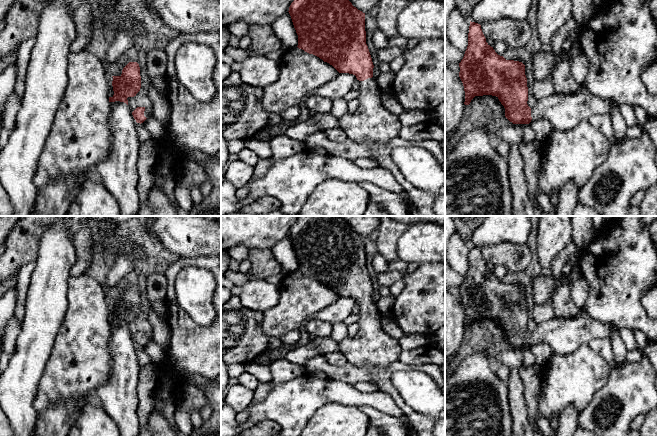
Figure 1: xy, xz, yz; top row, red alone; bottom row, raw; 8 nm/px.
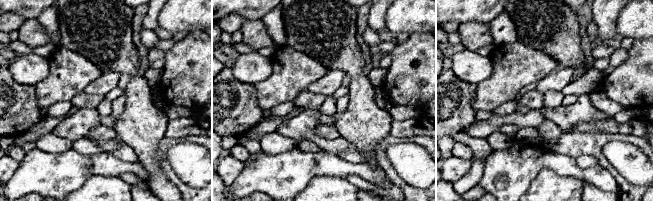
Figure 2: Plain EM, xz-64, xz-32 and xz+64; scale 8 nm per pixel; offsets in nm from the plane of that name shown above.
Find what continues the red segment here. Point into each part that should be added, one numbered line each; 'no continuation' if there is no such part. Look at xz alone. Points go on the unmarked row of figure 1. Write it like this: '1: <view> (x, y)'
1: xz (370, 345)

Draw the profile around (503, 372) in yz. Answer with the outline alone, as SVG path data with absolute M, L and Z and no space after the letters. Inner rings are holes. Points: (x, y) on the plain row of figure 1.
M501 365L498 368L496 374L500 378L500 380L502 380L503 382L507 382L510 376L510 368L508 368L507 366Z

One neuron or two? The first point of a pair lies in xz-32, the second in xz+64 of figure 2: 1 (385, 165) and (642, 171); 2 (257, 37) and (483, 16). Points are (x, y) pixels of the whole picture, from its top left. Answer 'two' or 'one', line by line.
1: two
2: two

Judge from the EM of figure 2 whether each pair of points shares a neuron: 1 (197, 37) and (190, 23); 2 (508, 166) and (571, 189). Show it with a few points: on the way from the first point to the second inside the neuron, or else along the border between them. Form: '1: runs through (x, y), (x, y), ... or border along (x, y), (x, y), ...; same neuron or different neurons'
1: border along (201, 29), (189, 32); different neurons
2: border along (560, 174), (550, 169), (542, 169), (526, 190); different neurons

